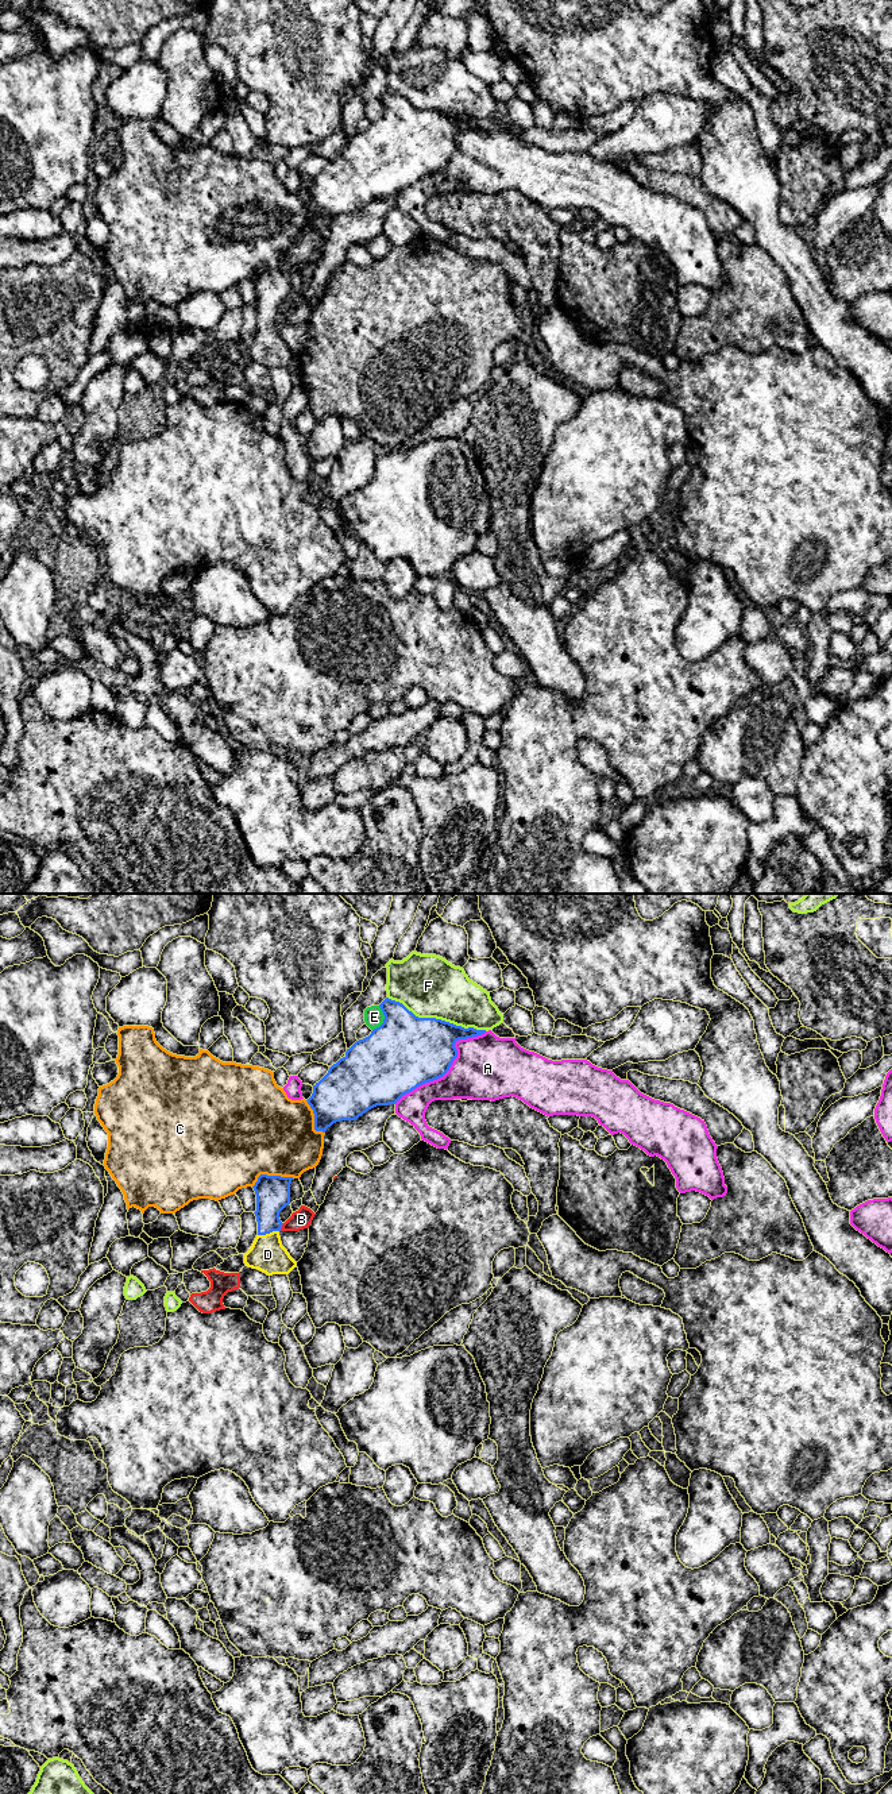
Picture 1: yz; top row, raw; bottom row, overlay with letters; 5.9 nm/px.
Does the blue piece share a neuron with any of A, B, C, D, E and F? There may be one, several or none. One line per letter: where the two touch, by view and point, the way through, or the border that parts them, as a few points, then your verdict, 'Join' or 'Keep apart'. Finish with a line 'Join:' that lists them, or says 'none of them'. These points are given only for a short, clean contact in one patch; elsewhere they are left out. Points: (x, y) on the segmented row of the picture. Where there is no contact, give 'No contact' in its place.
A: Touches blue at yz (450, 1067). Keep apart
B: Touches blue at yz (281, 1227). Keep apart
C: Touches blue at yz (270, 1176). Keep apart
D: Touches blue at yz (267, 1233). Path across: yz (273, 1192), (267, 1207), (267, 1233), (267, 1254). Join
E: Touches blue at yz (383, 1019). Keep apart
F: Touches blue at yz (437, 1019). Keep apart
Join: D

